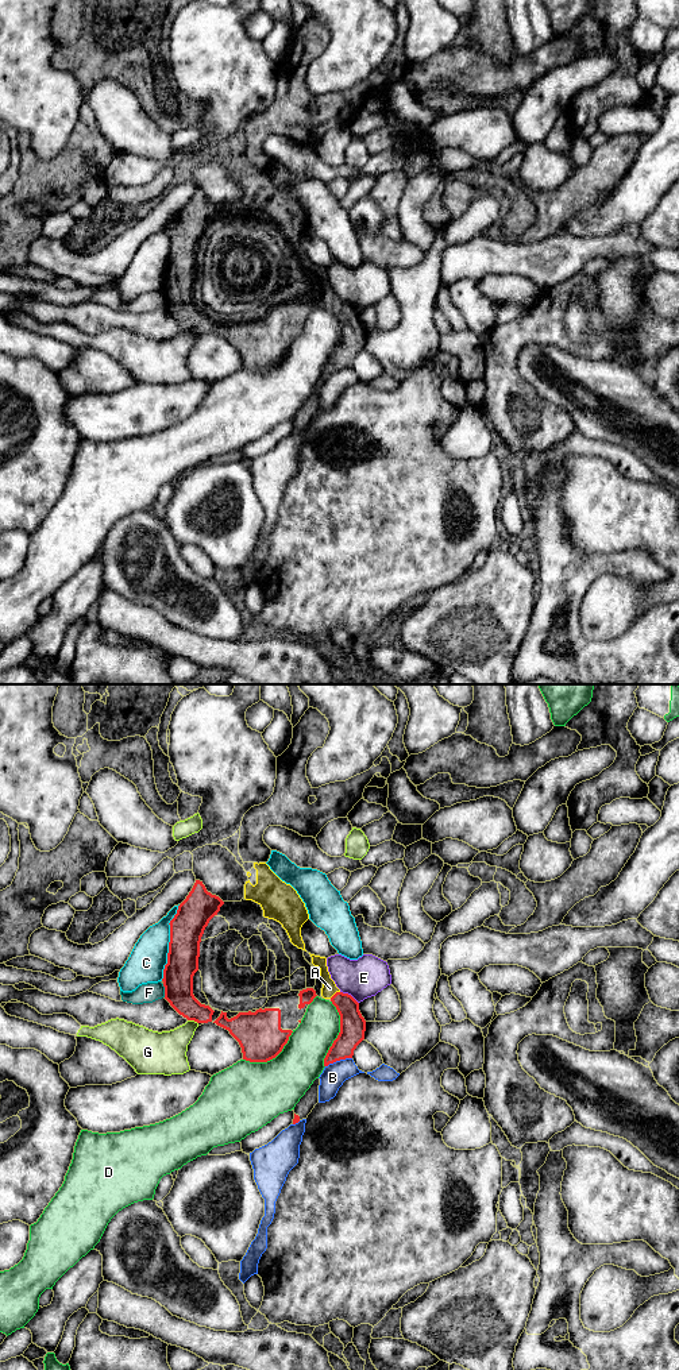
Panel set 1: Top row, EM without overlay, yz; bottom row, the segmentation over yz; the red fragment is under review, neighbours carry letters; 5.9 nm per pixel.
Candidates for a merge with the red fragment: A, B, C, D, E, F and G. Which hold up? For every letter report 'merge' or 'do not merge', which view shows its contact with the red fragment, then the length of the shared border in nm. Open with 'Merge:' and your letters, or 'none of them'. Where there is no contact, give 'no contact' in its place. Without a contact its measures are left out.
Merge: A
A: merge; contact in yz; length 80 nm
B: do not merge; contact in yz; length 170 nm
C: do not merge; contact in yz; length 460 nm
D: do not merge; contact in yz; length 400 nm
E: do not merge; contact in yz; length 130 nm
F: do not merge; contact in yz; length 80 nm
G: do not merge; contact in yz; length 70 nm

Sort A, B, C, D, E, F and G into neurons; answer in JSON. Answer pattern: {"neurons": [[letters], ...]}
{"neurons": [["A"], ["B"], ["C"], ["D"], ["E"], ["F"], ["G"]]}

